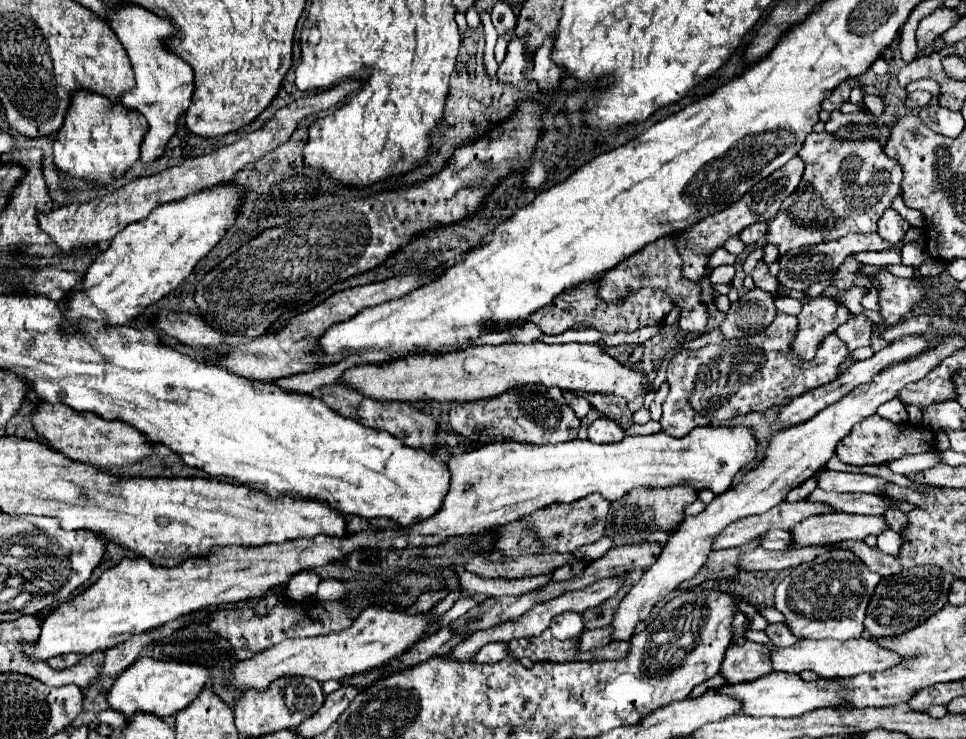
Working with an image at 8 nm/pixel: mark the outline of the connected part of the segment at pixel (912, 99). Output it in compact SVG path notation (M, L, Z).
M917 90L917 92L907 94L907 98L905 98L905 106L907 106L909 110L925 108L927 104L931 104L931 94L929 94L929 92L921 92L921 90Z

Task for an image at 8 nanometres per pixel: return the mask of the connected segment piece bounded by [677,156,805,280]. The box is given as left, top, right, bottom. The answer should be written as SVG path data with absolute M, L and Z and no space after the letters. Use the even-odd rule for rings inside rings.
M799 156L791 158L785 166L781 166L781 170L773 172L773 176L761 180L761 184L753 186L739 202L731 204L729 208L725 208L723 212L717 212L715 216L709 216L705 220L701 220L699 224L687 228L685 232L679 234L679 240L677 240L677 246L679 246L679 252L683 256L683 276L689 278L689 280L699 280L705 276L703 268L705 268L705 262L707 262L707 256L713 254L715 248L723 246L725 240L733 234L739 234L745 226L749 224L755 224L755 222L767 222L769 218L775 216L775 212L779 210L781 202L799 186L799 180L803 176L803 162L799 160Z

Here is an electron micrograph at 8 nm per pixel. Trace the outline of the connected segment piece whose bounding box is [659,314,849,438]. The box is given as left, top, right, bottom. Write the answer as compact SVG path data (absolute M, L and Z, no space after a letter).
M777 314L777 318L757 336L725 340L695 352L677 354L667 368L667 382L671 390L663 402L663 416L659 420L663 432L673 438L681 438L697 426L719 426L739 414L763 412L835 380L841 364L849 358L845 344L831 334L819 346L813 362L799 362L791 354L795 328L795 316Z

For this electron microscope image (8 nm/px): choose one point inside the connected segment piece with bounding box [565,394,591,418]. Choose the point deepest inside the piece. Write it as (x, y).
(580, 405)

